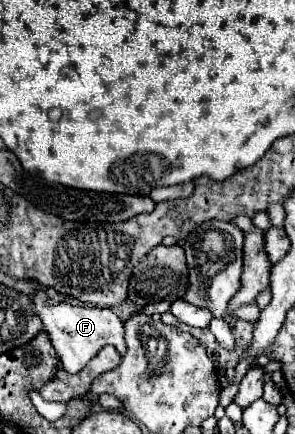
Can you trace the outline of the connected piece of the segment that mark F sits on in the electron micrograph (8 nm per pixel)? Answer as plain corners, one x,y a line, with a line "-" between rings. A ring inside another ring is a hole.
36,289
30,297
32,311
42,321
42,331
50,337
52,347
56,349
60,361
64,363
66,371
78,373
86,367
86,363
104,347
114,345
120,355
126,353
126,341
124,341
124,323
112,313
110,309
100,307
86,307
86,305
70,305
70,303
56,303
50,305
50,297
44,289

